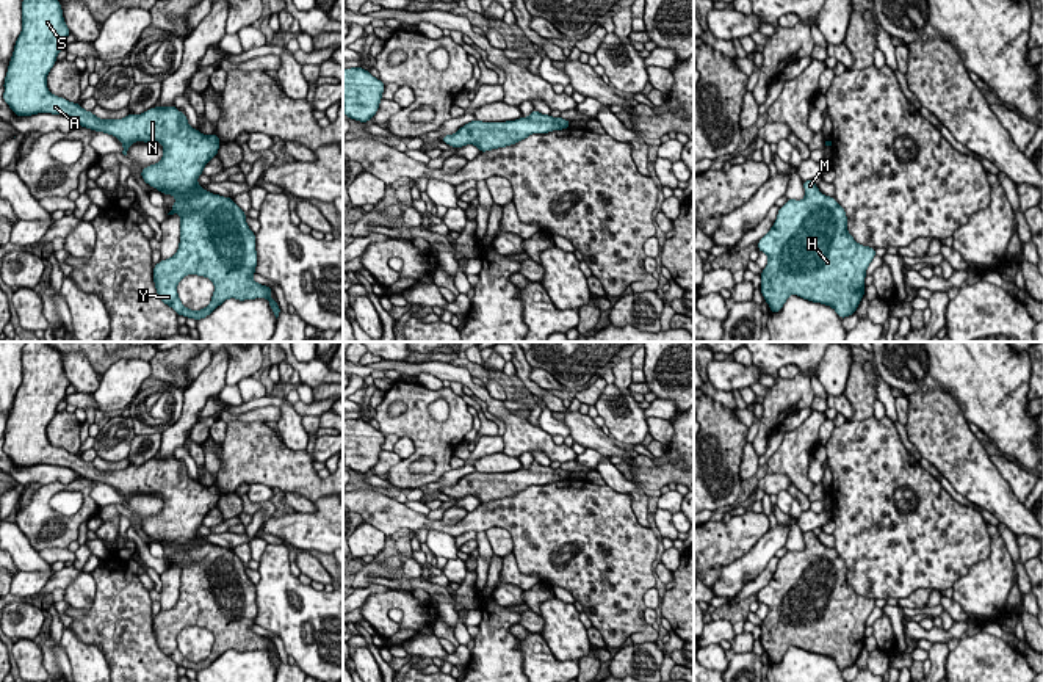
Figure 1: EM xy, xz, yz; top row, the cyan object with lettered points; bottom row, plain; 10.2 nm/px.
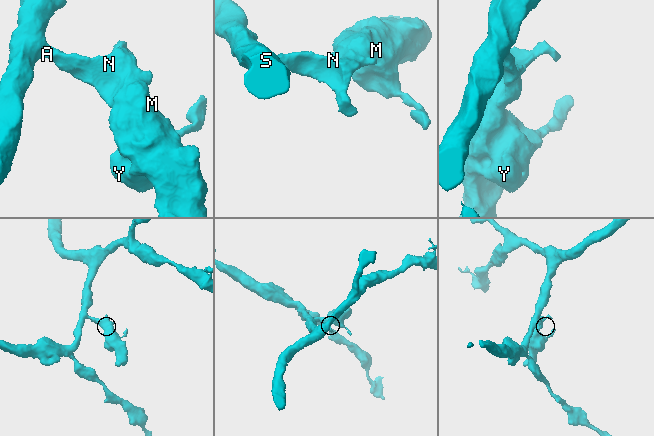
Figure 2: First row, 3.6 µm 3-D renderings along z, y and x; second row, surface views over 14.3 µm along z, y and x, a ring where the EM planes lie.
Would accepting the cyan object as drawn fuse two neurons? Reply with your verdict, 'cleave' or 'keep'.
keep

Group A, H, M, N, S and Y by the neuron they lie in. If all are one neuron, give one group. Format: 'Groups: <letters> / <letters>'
Groups: A H M N S Y

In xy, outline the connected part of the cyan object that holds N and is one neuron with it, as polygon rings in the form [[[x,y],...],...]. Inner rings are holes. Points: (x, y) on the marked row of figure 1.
[[[23,0],[22,31],[8,64],[3,100],[16,116],[61,114],[80,127],[113,135],[122,143],[124,155],[135,141],[160,141],[163,158],[143,168],[141,177],[163,194],[174,196],[177,201],[168,215],[180,215],[177,252],[153,267],[160,299],[177,315],[197,321],[229,298],[265,298],[277,318],[282,309],[269,298],[272,288],[252,279],[258,259],[246,213],[232,198],[205,191],[197,183],[205,165],[218,155],[218,135],[193,129],[177,107],[153,107],[122,119],[99,119],[80,103],[53,96],[47,88],[47,74],[69,34],[60,0]],[[188,274],[208,278],[215,284],[205,309],[191,310],[182,304],[177,285]]]

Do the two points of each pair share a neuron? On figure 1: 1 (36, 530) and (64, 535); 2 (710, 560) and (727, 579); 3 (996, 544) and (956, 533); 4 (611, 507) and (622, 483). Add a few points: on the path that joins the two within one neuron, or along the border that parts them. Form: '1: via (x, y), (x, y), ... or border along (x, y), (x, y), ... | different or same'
1: via (43, 530), (58, 530) | same
2: border along (750, 549), (729, 563), (710, 587) | different
3: border along (987, 524), (990, 554), (976, 562), (967, 573) | different
4: border along (606, 485), (630, 497), (630, 507), (638, 522) | different

